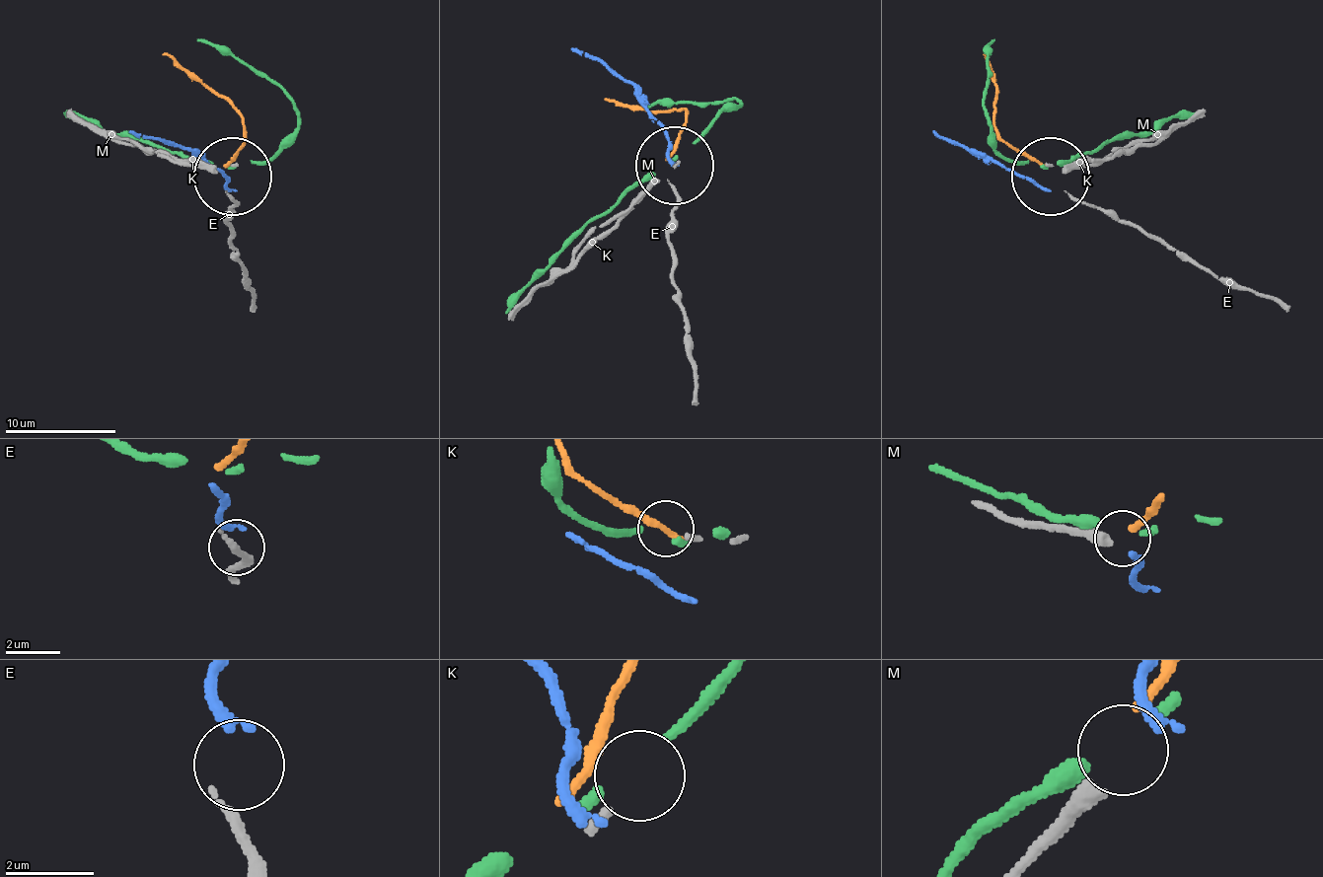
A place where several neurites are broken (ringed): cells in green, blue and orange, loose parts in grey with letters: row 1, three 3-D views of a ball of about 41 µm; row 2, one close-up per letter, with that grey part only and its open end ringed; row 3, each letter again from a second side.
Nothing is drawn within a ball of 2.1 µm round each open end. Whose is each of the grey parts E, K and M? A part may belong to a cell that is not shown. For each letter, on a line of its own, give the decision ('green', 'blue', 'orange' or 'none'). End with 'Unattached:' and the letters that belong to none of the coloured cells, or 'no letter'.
E: blue
K: none
M: orange
Unattached: K

